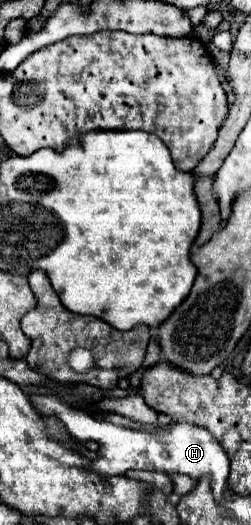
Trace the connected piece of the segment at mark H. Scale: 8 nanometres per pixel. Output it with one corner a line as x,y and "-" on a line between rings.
32,394
29,396
30,401
38,411
44,415
57,416
69,430
69,434
79,442
87,442
87,440
95,440
99,442
99,456
97,460
91,464
91,470
103,474
103,476
119,476
125,474
127,470
161,470
161,472
177,472
177,474
187,474
191,478
201,478
205,474
211,476
211,490
217,502
223,500
223,492
225,492
225,484
227,484
227,476
229,476
229,458
227,452
215,444
215,440
211,440
211,434
205,428
199,426
191,426
185,422
173,422
171,428
167,430
153,430
149,432
139,432
139,430
127,430
123,426
111,424
105,420
97,420
89,413
80,408
73,408
68,406
63,400
45,395

